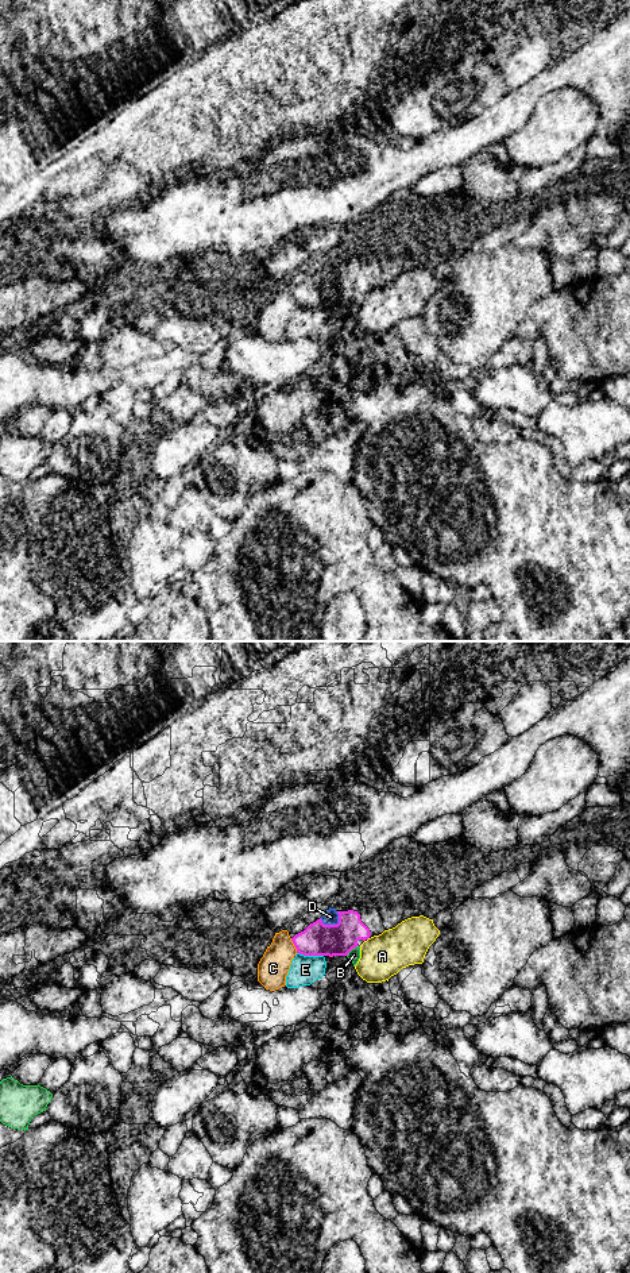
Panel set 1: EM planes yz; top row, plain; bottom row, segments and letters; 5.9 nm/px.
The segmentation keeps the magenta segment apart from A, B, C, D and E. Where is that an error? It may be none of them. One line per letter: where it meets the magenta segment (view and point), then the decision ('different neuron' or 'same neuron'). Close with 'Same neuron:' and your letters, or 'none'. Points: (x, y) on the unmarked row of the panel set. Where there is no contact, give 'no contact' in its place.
A: no contact; different neuron
B: meets magenta in yz at (351, 301); different neuron
C: meets magenta in yz at (294, 297); different neuron
D: meets magenta in yz at (332, 277); same neuron
E: meets magenta in yz at (310, 307); different neuron
Same neuron: D

